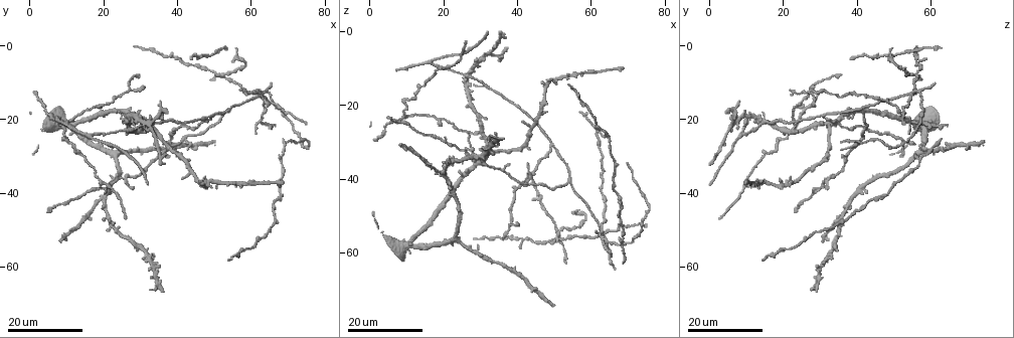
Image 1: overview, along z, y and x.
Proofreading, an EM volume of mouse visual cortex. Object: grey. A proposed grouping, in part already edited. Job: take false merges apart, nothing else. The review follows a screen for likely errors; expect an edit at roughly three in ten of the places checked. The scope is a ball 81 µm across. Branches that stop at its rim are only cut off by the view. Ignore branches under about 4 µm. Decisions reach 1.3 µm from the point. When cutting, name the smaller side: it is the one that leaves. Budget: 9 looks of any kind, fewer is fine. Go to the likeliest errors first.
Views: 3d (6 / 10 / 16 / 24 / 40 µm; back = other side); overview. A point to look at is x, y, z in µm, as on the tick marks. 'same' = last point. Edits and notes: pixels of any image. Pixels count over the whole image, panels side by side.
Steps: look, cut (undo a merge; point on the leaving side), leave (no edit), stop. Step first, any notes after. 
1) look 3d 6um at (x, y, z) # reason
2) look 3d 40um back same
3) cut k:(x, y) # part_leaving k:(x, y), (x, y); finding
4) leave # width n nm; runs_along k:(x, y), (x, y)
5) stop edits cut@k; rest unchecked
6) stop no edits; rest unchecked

look 3d 16um at (62.5, 13.0, 27.0) # three arms meet

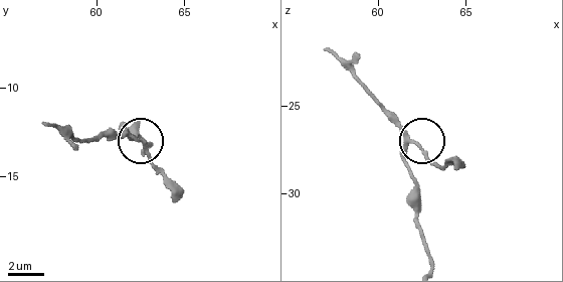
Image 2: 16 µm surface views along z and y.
look 3d 10um at (61.9, 12.7, 27.1)

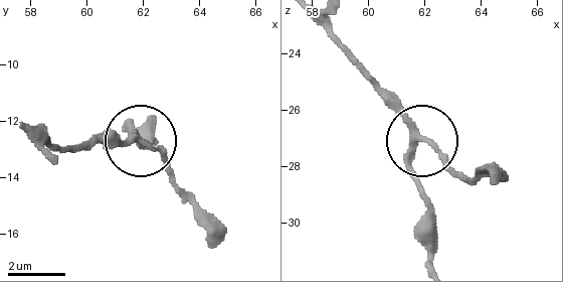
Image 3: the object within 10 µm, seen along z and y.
leave # arms 3; all the same neuron

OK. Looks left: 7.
look 3d 16um at (42.0, 25.5, 41.5)

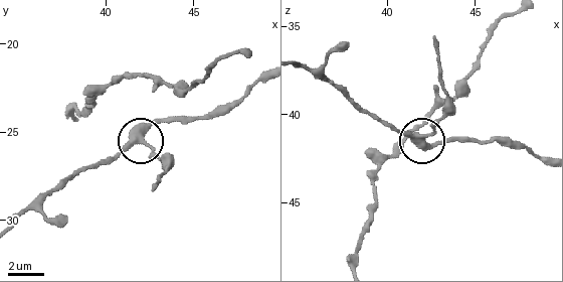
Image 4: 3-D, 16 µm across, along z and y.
look 3d 10um at (42.1, 25.7, 41.2)

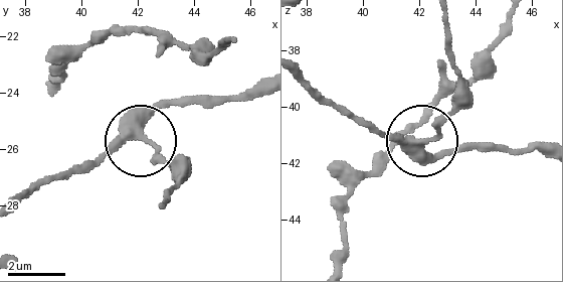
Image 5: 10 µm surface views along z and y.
look 3d 10um back at (42.1, 25.6, 41.2)

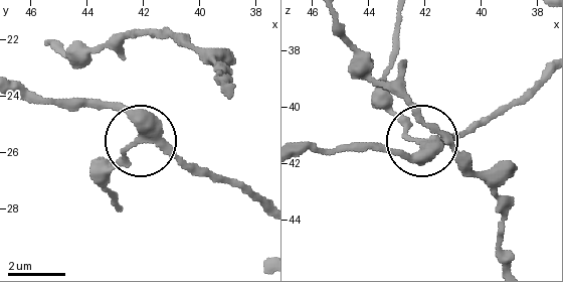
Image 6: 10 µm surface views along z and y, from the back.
leave # arms 3; continuous, no second neuron

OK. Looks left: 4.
look 3d 24um at (27.0, 23.0, 12.5) # four arms meet

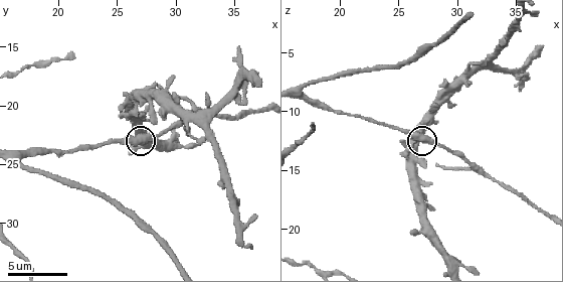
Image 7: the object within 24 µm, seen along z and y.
look 3d 10um same # closer look

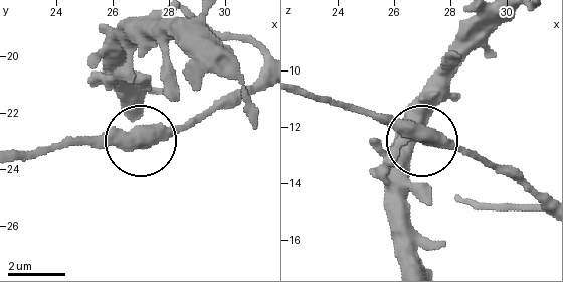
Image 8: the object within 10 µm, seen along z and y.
leave # runs_along 8:(541, 206), (476, 158), (356, 113); all the same neuron

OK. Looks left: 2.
look 3d 6um at (16.4, 24.8, 8.0)

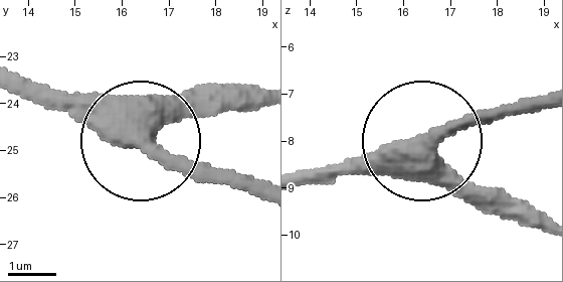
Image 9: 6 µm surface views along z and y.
leave # width 430 nm; runs_along 9:(541, 230), (493, 209), (429, 142), (541, 102); one neuron here

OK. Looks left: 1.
stop no edits; rest unchecked

